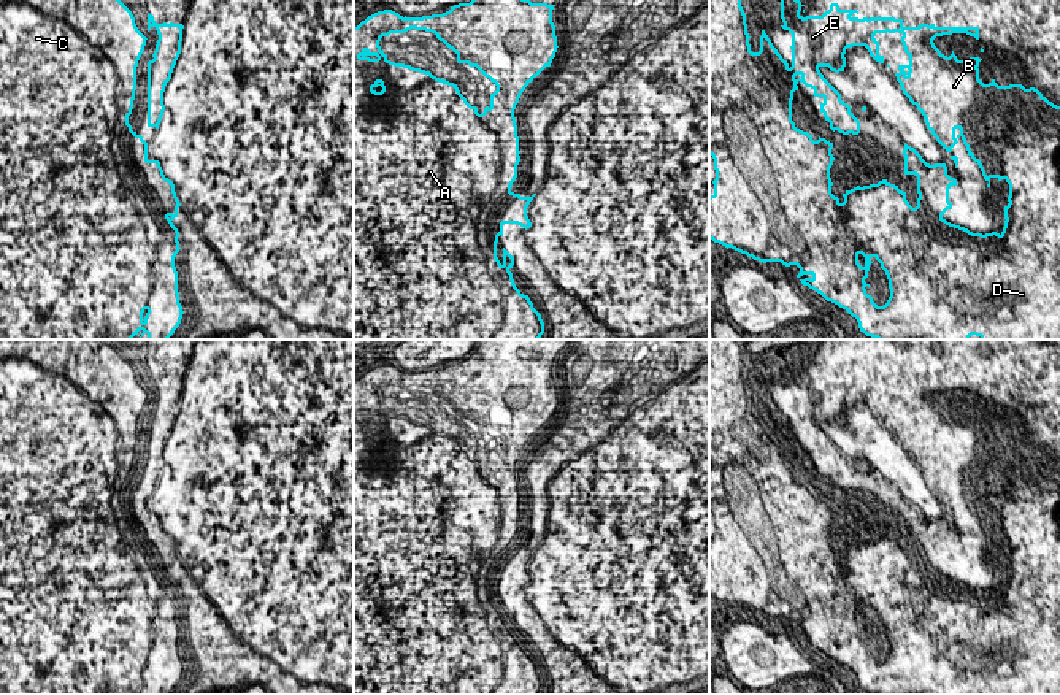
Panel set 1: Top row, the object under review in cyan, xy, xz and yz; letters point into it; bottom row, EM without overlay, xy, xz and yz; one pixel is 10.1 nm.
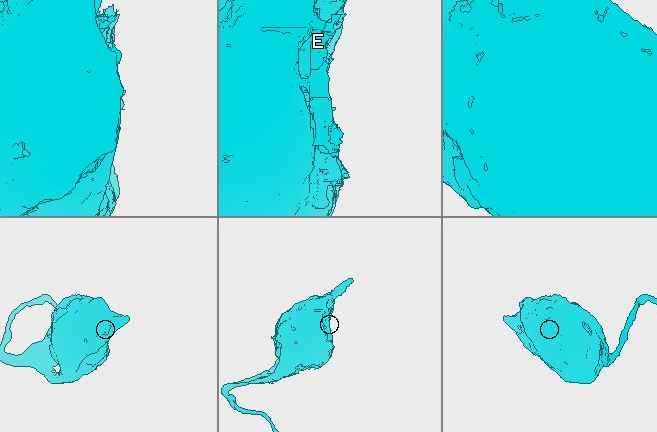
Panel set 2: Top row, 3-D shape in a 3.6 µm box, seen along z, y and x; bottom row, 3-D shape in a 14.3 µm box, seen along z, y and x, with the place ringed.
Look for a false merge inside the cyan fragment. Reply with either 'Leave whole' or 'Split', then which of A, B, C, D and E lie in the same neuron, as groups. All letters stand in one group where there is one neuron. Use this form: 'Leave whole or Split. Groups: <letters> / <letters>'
Leave whole. Groups: A B C D E

